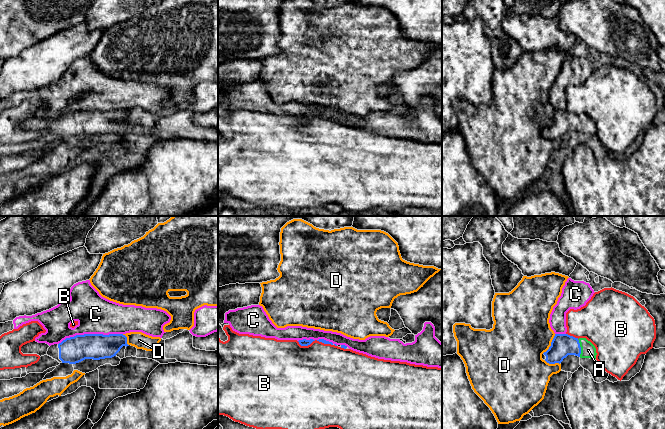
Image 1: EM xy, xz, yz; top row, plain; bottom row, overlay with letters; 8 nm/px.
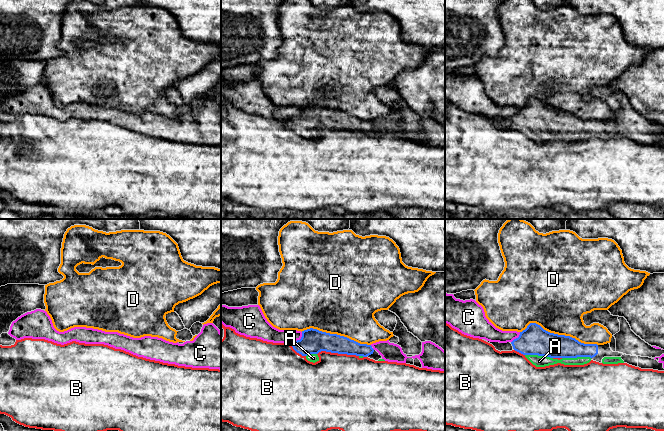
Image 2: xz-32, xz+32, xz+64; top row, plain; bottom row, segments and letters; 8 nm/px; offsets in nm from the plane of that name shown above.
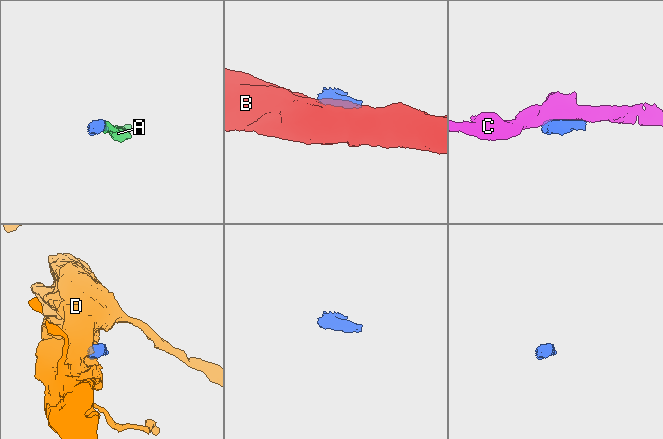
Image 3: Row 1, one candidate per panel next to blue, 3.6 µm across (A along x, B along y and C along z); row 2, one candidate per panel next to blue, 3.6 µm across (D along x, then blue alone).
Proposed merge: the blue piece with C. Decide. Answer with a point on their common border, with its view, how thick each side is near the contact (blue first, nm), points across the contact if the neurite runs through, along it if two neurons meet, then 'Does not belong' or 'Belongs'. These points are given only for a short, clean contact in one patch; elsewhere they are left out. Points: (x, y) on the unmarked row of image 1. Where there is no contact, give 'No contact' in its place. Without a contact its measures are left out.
Touches blue at xy (90, 110). Thickness 220 nm (blue) against 300 nm. Does not belong

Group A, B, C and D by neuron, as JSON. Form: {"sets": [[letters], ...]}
{"sets": [["A"], ["B"], ["C"], ["D"]]}

